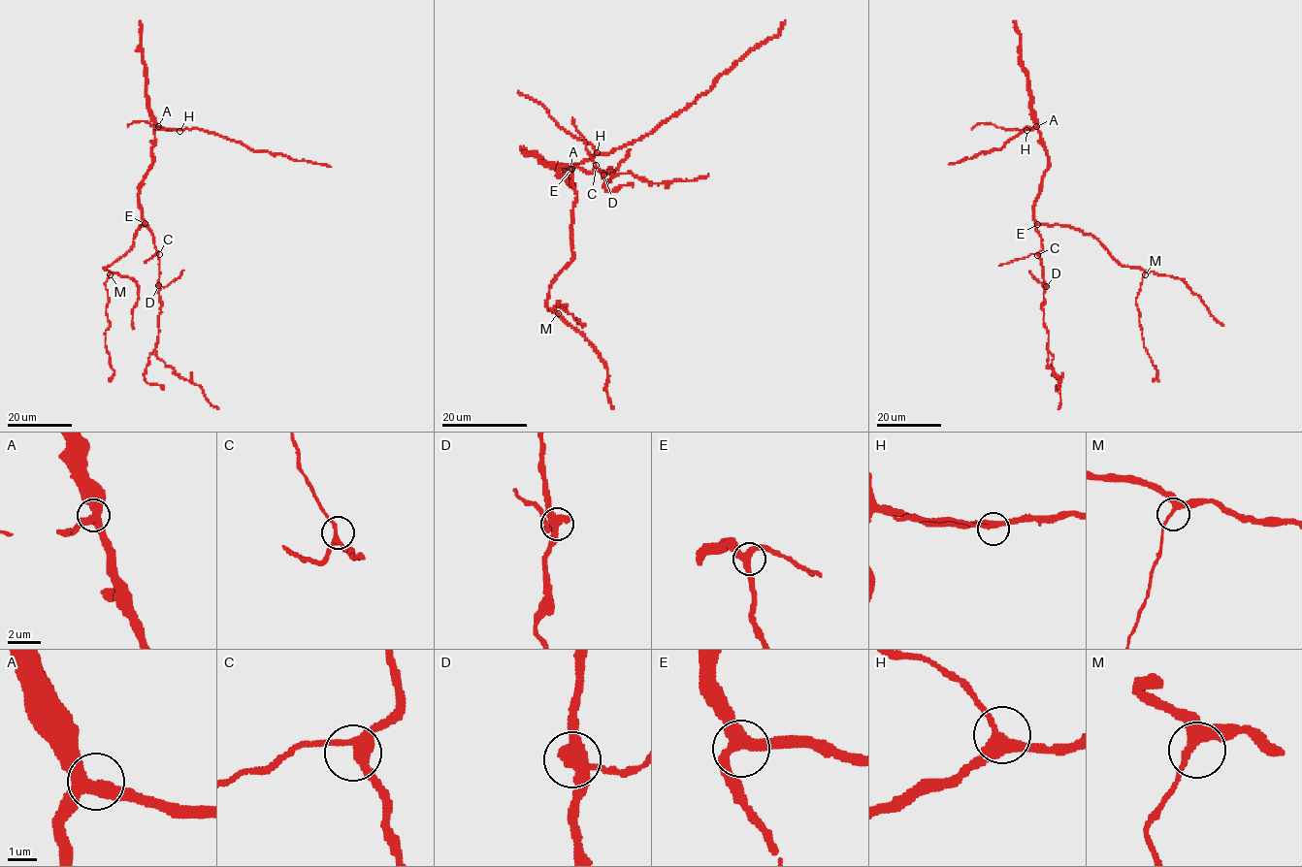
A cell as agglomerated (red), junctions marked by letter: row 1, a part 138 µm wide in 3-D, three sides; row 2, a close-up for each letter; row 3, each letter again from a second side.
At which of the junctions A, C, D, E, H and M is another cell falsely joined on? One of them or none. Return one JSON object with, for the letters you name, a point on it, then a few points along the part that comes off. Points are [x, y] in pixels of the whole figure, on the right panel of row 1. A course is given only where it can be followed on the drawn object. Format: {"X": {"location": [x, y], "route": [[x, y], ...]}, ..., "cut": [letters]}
{"D": {"location": [1046, 286], "route": [[1046, 286], [1043, 288], [1028, 271]]}, "cut": ["D"]}

